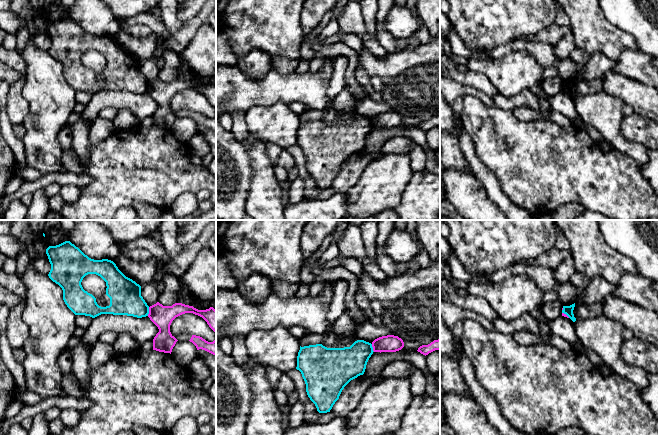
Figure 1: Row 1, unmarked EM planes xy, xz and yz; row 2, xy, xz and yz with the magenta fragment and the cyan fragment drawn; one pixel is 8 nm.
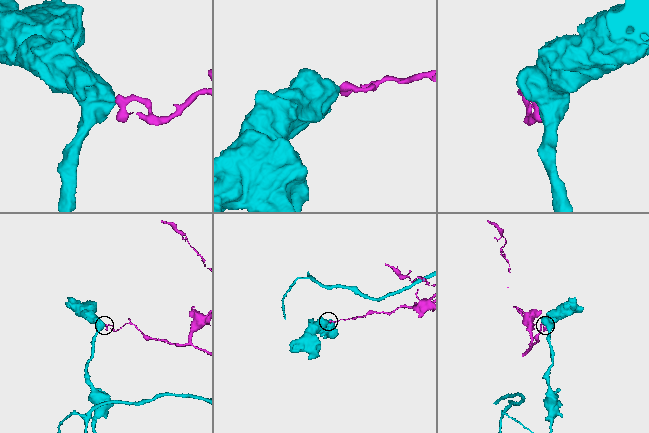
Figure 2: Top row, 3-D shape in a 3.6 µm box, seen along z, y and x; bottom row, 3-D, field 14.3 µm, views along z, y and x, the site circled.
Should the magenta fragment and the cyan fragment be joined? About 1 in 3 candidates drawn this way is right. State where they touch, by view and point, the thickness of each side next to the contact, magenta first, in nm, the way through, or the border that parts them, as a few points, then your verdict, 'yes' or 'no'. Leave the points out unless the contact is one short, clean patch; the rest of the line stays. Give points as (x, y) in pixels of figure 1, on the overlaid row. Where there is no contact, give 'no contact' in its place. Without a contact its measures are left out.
xy (149, 311) | 180/260 nm | along xy (149, 307), (147, 315) | no

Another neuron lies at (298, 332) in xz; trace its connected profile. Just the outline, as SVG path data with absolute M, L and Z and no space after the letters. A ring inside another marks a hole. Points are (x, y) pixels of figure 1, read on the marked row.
M292 326L288 328L289 332L297 339L301 339L303 336L305 336L306 330L301 326Z

